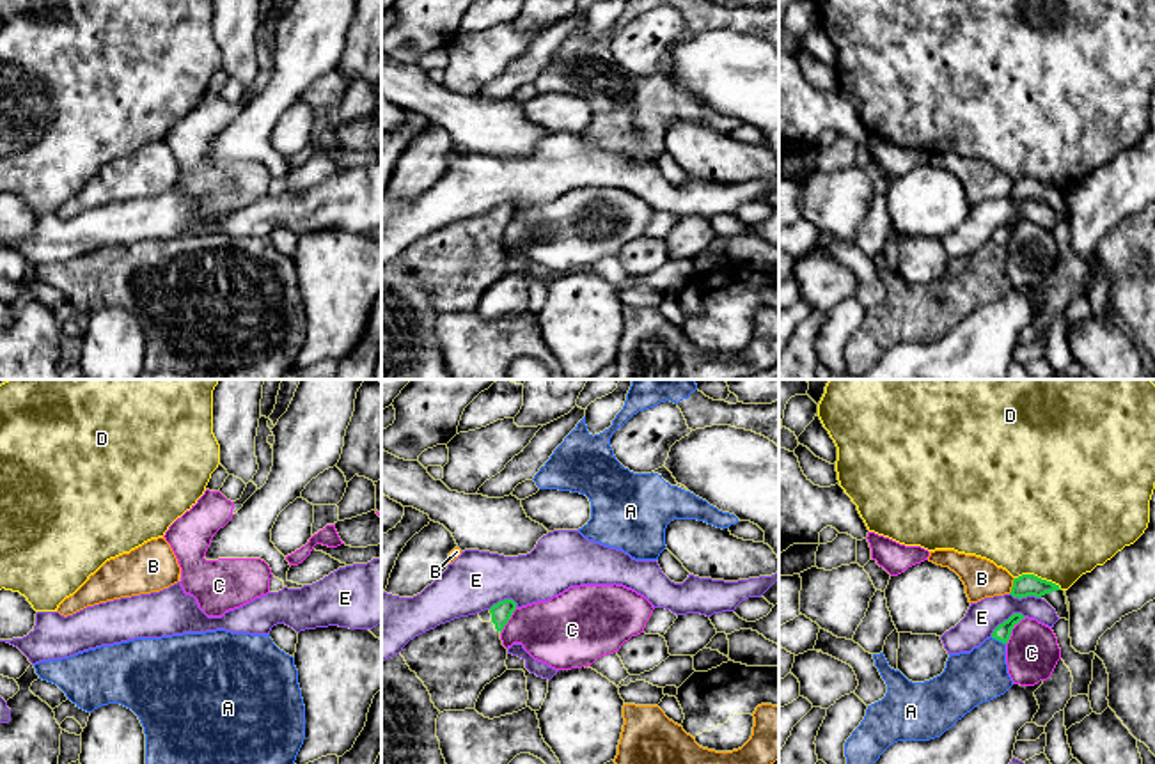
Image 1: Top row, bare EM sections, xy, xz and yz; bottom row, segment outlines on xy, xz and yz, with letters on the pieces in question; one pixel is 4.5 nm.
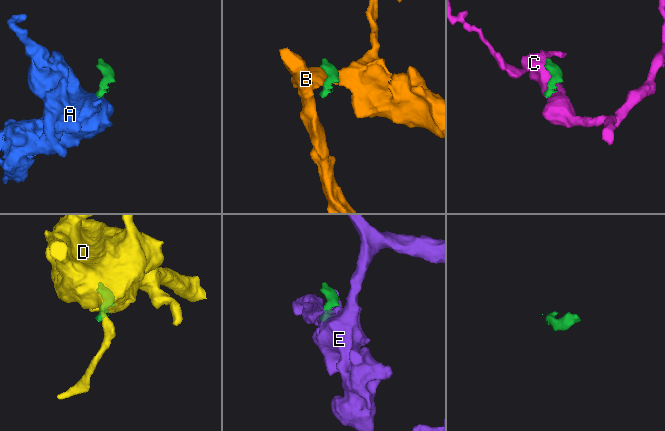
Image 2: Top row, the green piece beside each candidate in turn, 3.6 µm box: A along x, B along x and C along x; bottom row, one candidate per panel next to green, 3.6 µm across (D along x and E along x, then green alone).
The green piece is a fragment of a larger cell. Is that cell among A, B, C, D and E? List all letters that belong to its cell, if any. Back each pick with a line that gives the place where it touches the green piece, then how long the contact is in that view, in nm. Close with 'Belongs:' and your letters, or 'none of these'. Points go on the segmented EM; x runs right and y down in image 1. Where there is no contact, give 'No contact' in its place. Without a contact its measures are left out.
A: Touches green at yz (997, 639). Shared border 80 nm
Belongs: A

